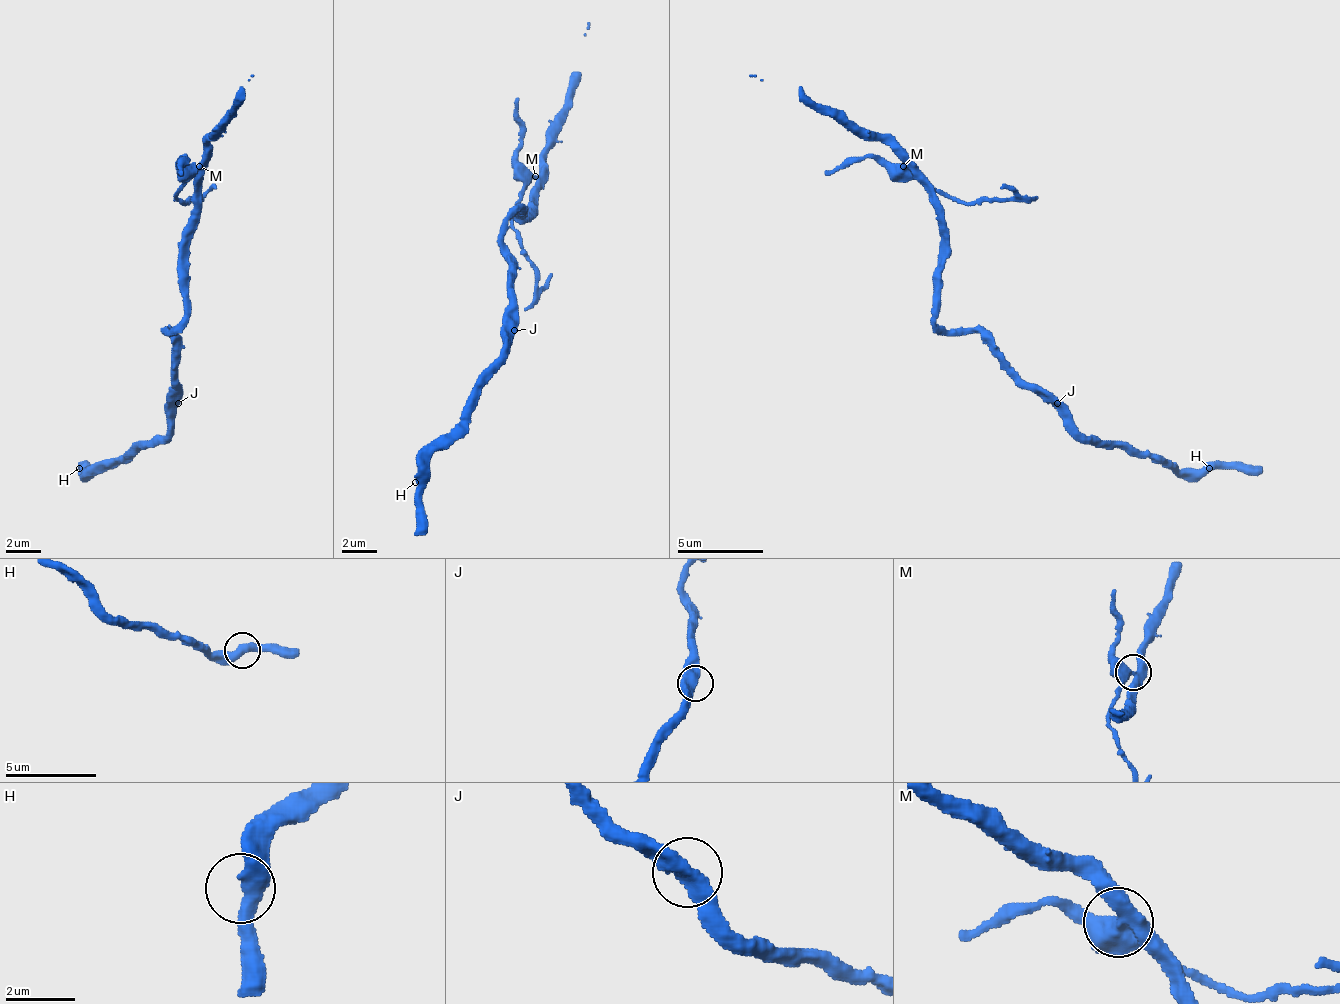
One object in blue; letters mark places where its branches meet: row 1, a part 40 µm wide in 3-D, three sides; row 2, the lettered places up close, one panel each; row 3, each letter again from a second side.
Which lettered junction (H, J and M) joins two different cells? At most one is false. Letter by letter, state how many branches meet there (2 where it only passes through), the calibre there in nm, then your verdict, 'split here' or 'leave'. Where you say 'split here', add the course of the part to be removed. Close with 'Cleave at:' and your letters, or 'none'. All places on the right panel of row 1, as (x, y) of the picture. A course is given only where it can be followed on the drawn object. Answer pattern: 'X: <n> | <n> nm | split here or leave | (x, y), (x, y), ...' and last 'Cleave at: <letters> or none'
H: 2 | 480 nm | leave
J: 2 | 550 nm | leave
M: 3 | 480 nm | split here | (902, 165), (932, 187), (967, 204), (1023, 200), (1036, 195)
Cleave at: M

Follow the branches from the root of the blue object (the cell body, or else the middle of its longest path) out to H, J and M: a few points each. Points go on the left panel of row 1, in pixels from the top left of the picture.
H: (166, 334), (174, 347), (174, 424), (157, 442), (144, 442), (135, 450), (105, 459), (96, 468), (79, 468)
J: (166, 334), (174, 347), (174, 398), (178, 403)
M: (166, 334), (183, 316), (183, 226), (191, 213), (191, 195), (196, 191), (200, 165)

